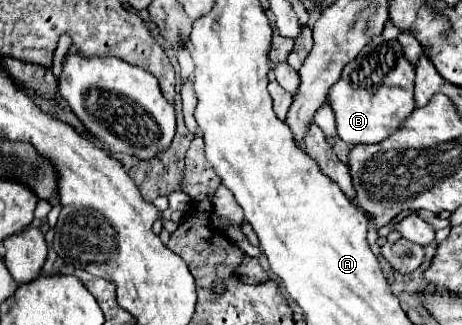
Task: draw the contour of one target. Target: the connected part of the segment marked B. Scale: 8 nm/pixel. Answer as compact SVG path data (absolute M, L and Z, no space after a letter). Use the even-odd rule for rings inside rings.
M381 35L371 39L367 47L351 61L351 65L345 67L339 83L331 87L329 91L329 105L335 113L335 125L337 125L337 137L343 139L347 145L375 145L397 133L403 125L403 121L413 113L415 109L415 67L403 59L403 49L399 41L385 41Z

